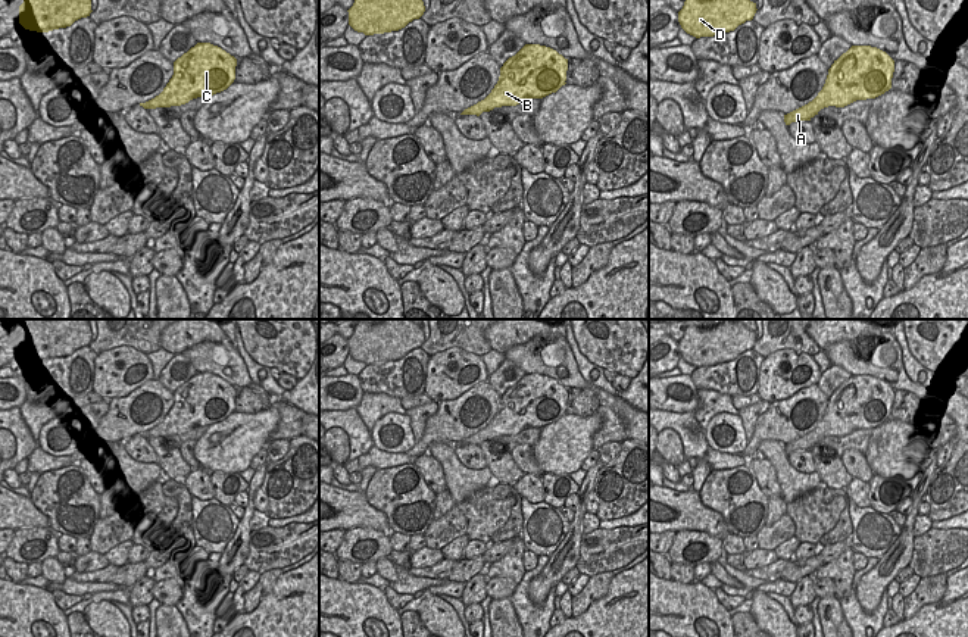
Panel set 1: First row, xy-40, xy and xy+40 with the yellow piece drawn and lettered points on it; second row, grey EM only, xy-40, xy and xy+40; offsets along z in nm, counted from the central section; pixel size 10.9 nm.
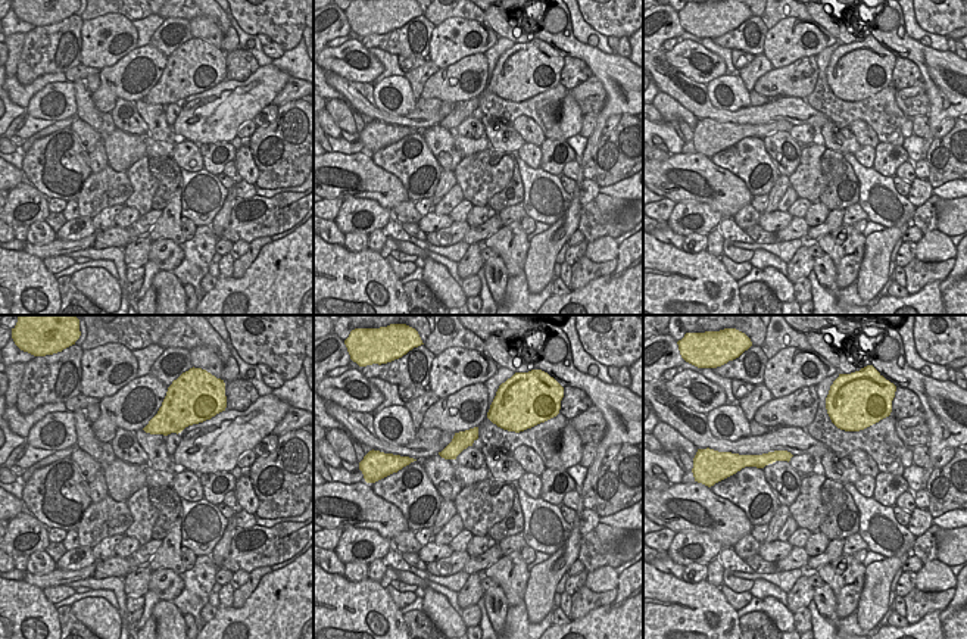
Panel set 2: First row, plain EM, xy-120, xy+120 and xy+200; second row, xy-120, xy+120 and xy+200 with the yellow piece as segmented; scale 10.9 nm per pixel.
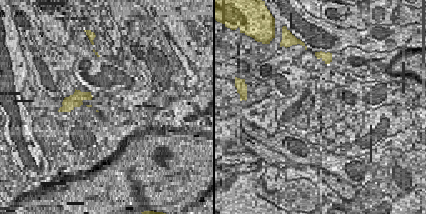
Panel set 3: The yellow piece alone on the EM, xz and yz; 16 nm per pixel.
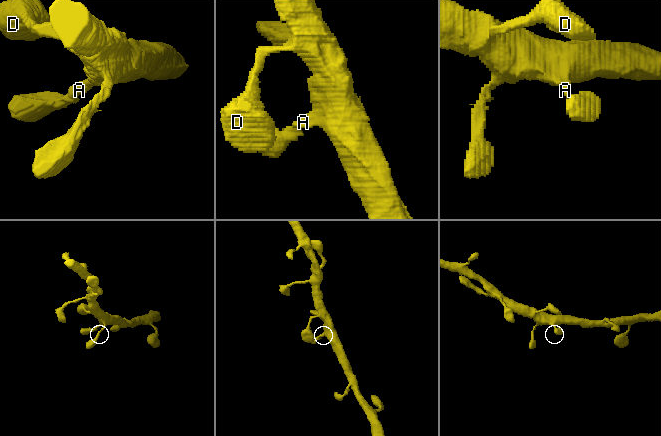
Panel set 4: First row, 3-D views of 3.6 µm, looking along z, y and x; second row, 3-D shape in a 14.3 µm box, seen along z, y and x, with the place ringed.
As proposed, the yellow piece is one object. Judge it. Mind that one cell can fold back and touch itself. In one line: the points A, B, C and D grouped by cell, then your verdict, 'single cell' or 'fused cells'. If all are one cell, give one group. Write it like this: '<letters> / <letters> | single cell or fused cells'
A B C D | single cell

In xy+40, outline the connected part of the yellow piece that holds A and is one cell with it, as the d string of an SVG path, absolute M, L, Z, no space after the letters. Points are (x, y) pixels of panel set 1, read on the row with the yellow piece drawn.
M852 46L834 60L818 96L784 115L784 122L811 121L824 107L844 107L856 100L875 99L892 88L893 72L894 60L886 51Z

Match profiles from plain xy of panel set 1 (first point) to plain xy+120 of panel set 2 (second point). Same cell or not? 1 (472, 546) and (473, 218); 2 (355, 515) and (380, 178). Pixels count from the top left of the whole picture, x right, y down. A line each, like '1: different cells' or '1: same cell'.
1: same cell
2: same cell

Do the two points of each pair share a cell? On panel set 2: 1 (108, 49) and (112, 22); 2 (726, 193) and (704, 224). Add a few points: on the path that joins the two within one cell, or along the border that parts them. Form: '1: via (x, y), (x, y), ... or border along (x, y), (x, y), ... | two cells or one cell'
1: via (108, 43), (112, 28) | one cell
2: border along (679, 202), (705, 202), (723, 217) | two cells

